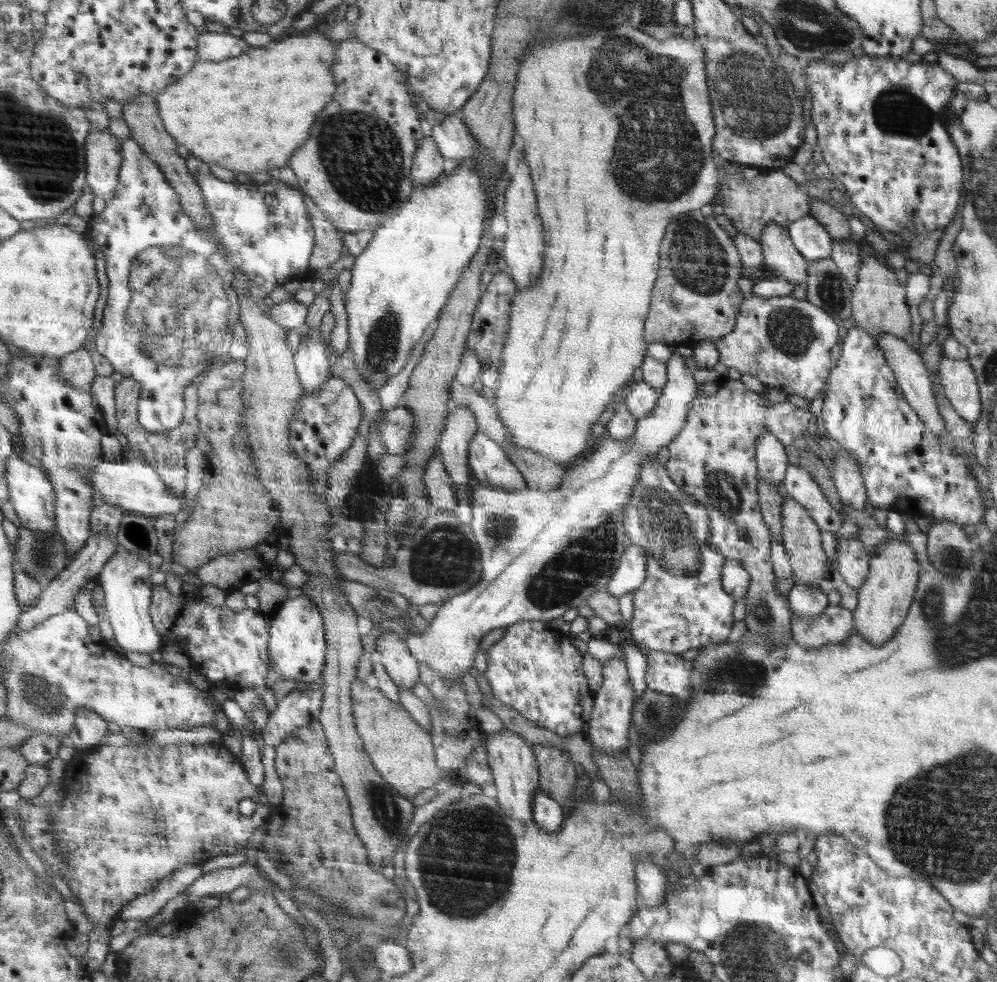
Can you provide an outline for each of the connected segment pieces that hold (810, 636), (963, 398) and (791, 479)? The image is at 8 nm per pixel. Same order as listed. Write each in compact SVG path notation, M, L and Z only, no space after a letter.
M827 606L815 620L791 620L793 642L803 650L819 650L825 646L843 646L853 636L853 612L837 606Z
M941 358L937 380L943 396L949 400L959 418L967 424L975 424L981 414L981 400L971 366L965 360Z
M787 464L787 472L781 486L785 490L785 496L801 504L809 512L809 516L819 524L821 530L829 530L833 534L841 526L839 514L823 498L819 484L811 478L811 474L805 468Z

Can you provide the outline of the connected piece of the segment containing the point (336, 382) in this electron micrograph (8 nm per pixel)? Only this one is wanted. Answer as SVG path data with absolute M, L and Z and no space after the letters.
M333 376L319 396L307 396L301 402L301 410L291 426L291 442L299 458L307 460L315 472L315 492L327 492L327 468L331 462L339 460L341 454L351 448L353 440L359 436L359 428L365 418L365 406L359 404L351 386L341 378Z

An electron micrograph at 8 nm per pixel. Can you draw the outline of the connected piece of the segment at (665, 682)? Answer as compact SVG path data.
M649 650L645 686L653 692L671 694L681 702L691 698L691 670L693 662L683 660L679 654Z

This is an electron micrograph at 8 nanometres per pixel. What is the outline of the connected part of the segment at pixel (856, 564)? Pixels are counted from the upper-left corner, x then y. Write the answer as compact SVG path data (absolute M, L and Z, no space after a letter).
M849 538L837 540L835 558L843 582L857 592L869 574L869 562L871 562L871 556L867 554L863 542L849 540Z

